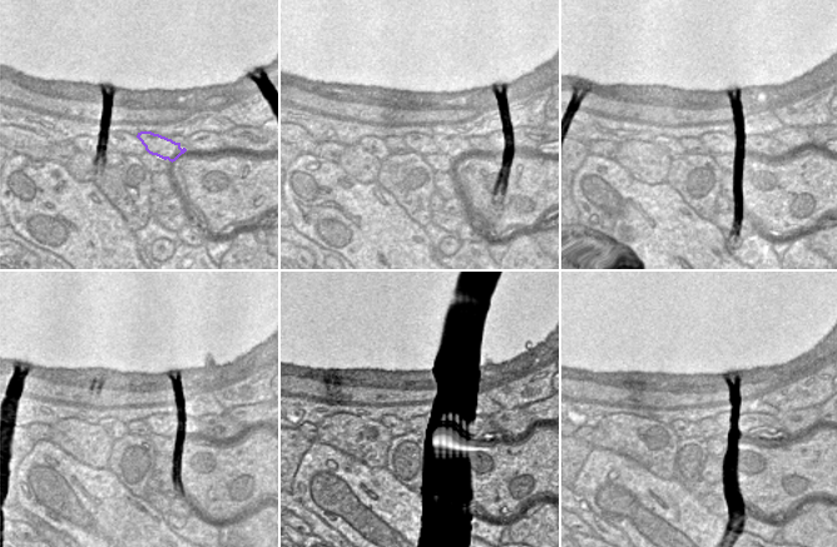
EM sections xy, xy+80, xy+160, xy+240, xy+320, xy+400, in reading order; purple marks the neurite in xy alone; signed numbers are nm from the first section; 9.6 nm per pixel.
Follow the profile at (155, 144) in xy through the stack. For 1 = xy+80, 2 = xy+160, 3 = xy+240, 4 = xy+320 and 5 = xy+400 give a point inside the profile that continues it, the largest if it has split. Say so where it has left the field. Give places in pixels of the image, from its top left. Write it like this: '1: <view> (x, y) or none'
1: xy+80 (452, 147)
2: xy+160 (747, 145)
3: xy+240 (184, 423)
4: xy+320 (474, 424)
5: xy+400 (756, 423)

